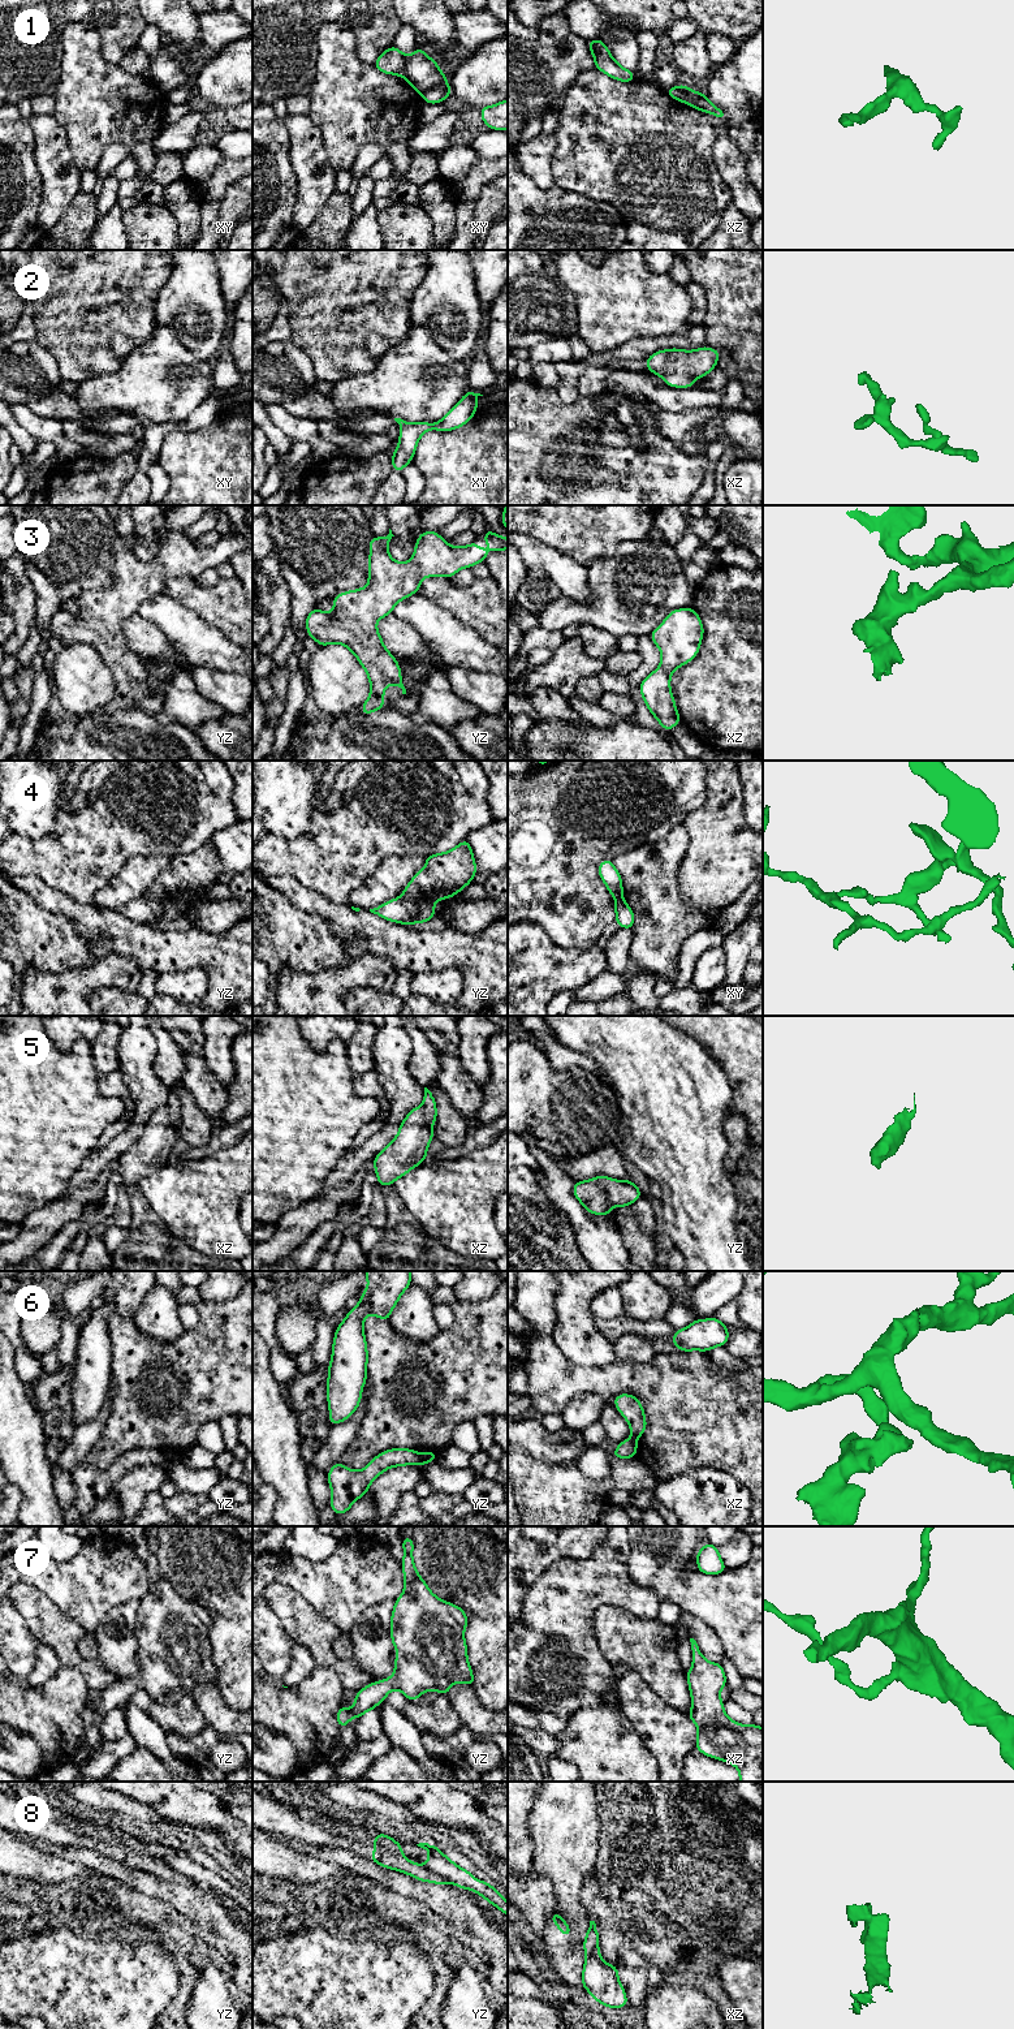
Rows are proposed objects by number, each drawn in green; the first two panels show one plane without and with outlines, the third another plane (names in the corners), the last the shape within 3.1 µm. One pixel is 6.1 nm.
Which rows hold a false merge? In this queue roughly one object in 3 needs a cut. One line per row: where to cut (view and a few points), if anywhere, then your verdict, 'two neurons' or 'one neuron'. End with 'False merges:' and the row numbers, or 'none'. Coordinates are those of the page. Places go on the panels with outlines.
1: cut xy (447, 82), (432, 86), (422, 94); two neurons
2: cut none; one neuron
3: cut none; one neuron
4: cut yz (401, 896), (405, 899), (427, 899), (434, 901); two neurons
5: cut none; one neuron
6: cut yz (419, 1454), (423, 1464); two neurons
7: cut none; one neuron
8: cut yz (424, 1865), (451, 1882); two neurons
False merges: 1, 4, 6, 8

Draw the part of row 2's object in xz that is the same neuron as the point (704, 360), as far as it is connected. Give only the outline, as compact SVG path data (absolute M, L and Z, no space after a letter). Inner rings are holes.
M702 346L696 350L665 349L651 354L647 359L647 371L664 379L669 387L694 387L696 378L704 378L716 367L720 352Z

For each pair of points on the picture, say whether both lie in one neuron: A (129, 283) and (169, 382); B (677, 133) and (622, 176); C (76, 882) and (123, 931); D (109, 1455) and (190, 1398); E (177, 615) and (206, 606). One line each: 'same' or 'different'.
A: different
B: same
C: different
D: same
E: different

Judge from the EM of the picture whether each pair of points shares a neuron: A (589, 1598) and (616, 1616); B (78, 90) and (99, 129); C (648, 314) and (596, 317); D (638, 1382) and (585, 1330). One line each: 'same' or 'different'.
A: different
B: same
C: same
D: different

